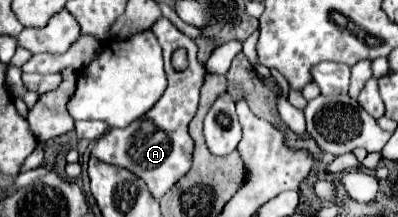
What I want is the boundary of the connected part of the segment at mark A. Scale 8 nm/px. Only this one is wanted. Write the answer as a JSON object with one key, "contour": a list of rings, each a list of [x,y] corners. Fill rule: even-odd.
{"contour":[[[158,18],[154,22],[154,28],[150,28],[162,50],[164,50],[164,66],[168,76],[168,88],[162,94],[162,98],[146,112],[144,118],[134,120],[128,128],[110,128],[102,138],[96,140],[94,156],[102,162],[116,164],[122,168],[132,170],[136,176],[144,178],[148,184],[148,190],[156,200],[160,200],[188,170],[192,164],[192,152],[194,152],[194,140],[188,134],[188,124],[194,118],[198,110],[198,96],[204,82],[204,64],[198,60],[198,48],[196,42],[188,36],[184,36],[168,18]],[[176,48],[188,50],[188,68],[184,72],[176,72],[170,66],[172,52]]]}

